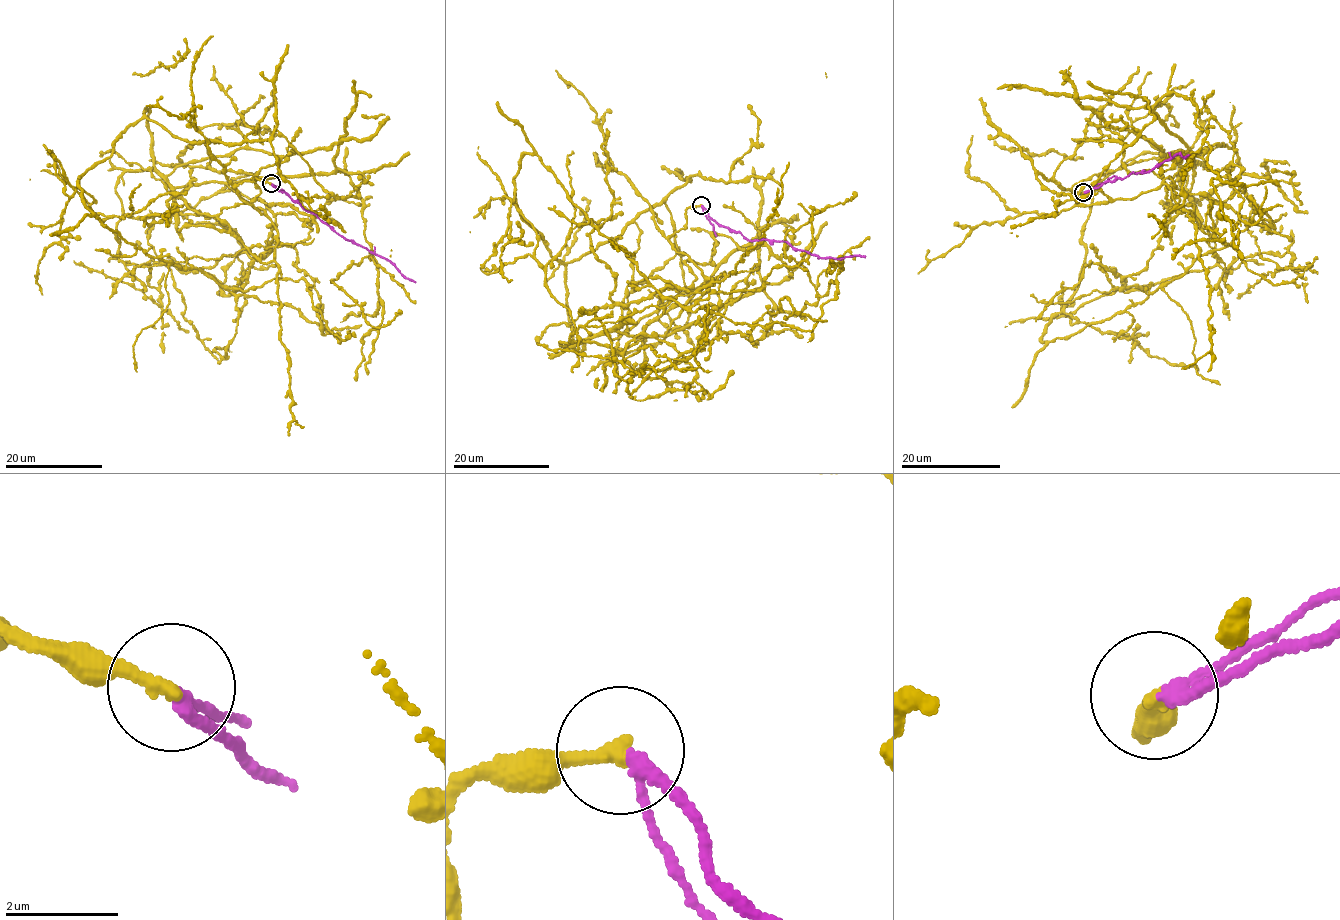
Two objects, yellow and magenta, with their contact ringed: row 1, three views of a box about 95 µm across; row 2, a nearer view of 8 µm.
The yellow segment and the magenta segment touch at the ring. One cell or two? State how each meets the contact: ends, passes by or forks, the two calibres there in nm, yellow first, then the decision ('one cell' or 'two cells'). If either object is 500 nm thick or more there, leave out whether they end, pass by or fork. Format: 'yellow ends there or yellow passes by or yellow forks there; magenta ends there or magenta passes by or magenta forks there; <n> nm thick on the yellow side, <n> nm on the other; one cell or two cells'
yellow ends there; magenta passes by; 280 nm thick on the yellow side, 200 nm on the other; two cells

